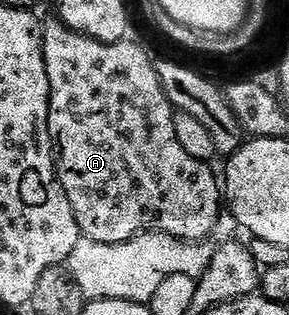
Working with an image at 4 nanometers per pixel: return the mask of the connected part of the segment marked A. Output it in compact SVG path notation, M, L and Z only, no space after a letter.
M51 17L43 23L43 56L45 57L45 73L49 77L49 133L55 148L55 171L59 174L59 183L65 189L65 197L69 197L69 205L73 209L73 217L77 221L82 238L101 241L109 245L117 245L129 241L144 231L165 233L169 237L177 237L186 243L207 241L215 234L215 226L221 210L221 183L215 180L208 164L197 157L189 157L185 149L177 141L177 132L173 129L175 108L169 97L165 97L165 89L161 85L161 77L155 68L156 60L139 43L131 43L130 38L119 43L102 43L88 35L69 30L59 18Z

